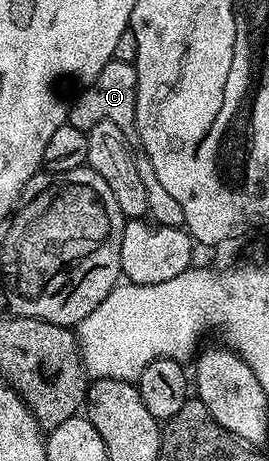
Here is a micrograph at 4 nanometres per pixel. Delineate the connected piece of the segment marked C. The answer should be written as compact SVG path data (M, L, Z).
M111 59L103 66L101 73L97 73L94 81L86 84L74 96L67 113L67 122L72 123L77 129L88 132L93 129L93 125L101 121L113 121L113 125L117 125L117 129L125 133L127 144L131 147L131 156L137 165L137 173L141 177L141 185L145 185L145 197L149 197L147 215L161 227L183 227L185 212L182 211L181 204L161 186L161 181L157 181L157 173L153 173L153 161L149 161L145 149L139 143L139 134L135 128L136 113L137 73L135 64Z

